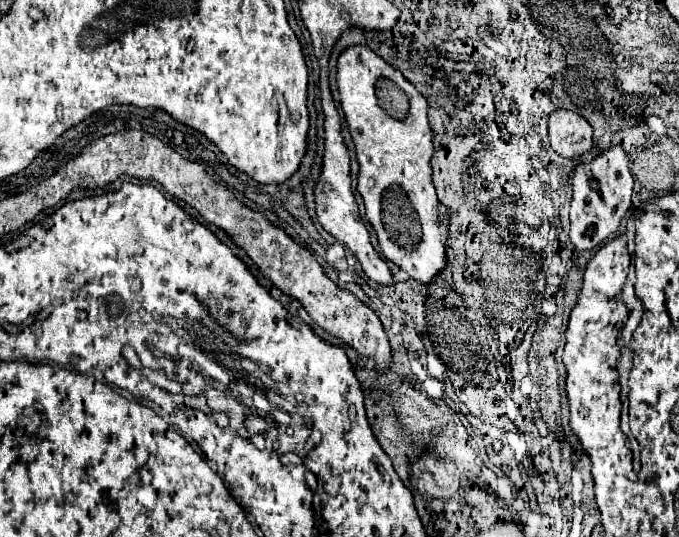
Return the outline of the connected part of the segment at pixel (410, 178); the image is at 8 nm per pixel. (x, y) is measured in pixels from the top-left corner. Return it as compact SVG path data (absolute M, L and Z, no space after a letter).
M352 45L344 49L338 57L338 75L336 75L340 103L346 117L348 131L354 139L356 159L358 159L358 193L366 205L366 217L376 231L378 245L384 257L396 263L408 277L430 283L432 277L444 267L444 247L448 239L448 213L446 207L440 205L430 171L432 157L432 131L428 125L428 103L426 97L416 91L416 87L390 63L378 57L366 45Z

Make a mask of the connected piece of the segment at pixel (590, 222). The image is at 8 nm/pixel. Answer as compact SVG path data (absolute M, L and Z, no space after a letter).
M614 145L588 163L580 163L572 175L572 207L570 207L570 241L576 251L592 251L612 233L630 207L634 177L628 169L628 157L622 145Z

